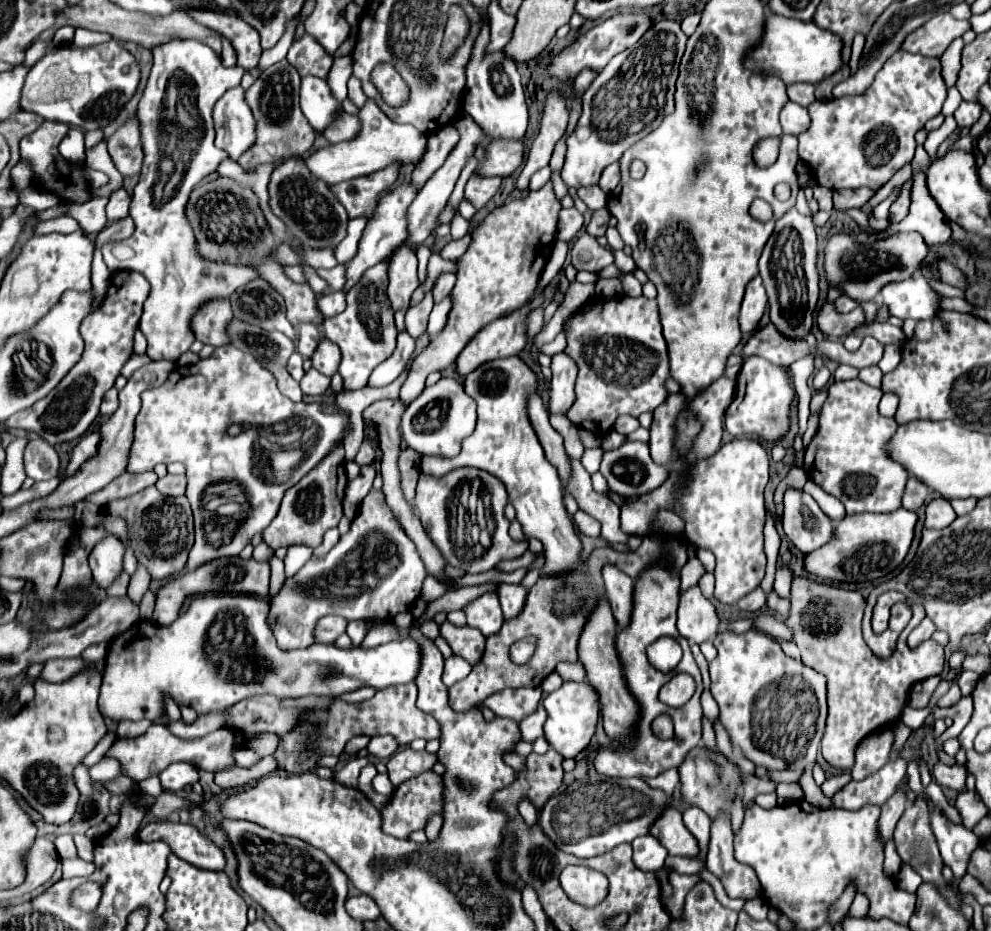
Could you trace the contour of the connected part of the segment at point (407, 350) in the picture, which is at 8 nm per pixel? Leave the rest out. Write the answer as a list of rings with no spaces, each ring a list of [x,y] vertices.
[[[400,331],[398,333],[398,347],[396,351],[384,361],[380,363],[374,373],[370,375],[368,385],[370,387],[384,387],[390,385],[408,365],[408,361],[412,361],[412,353],[414,353],[414,339],[410,337],[408,331]]]

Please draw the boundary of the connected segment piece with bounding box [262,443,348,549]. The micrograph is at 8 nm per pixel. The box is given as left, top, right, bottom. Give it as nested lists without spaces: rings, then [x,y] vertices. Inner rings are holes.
[[[336,443],[334,449],[312,469],[308,471],[294,487],[290,487],[282,499],[280,513],[264,529],[264,541],[272,547],[290,547],[290,545],[308,545],[316,549],[322,543],[322,537],[328,529],[338,527],[342,519],[342,497],[346,489],[346,471],[344,471],[344,445]]]

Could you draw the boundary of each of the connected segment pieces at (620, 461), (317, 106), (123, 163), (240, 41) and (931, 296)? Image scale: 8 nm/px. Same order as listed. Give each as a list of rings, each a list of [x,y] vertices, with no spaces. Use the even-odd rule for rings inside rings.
[[[628,441],[620,449],[604,453],[600,473],[606,477],[610,491],[624,497],[650,493],[668,477],[668,471],[652,461],[648,445],[640,441]]]
[[[302,77],[300,107],[316,133],[324,133],[342,113],[342,103],[332,95],[328,83],[318,77]]]
[[[130,119],[108,139],[108,151],[116,169],[124,177],[134,177],[142,167],[142,149],[140,149],[140,125],[138,119]]]
[[[206,11],[206,13],[190,13],[198,23],[218,31],[226,39],[232,41],[232,47],[238,53],[238,67],[252,71],[262,55],[260,47],[260,37],[256,29],[246,25],[238,15],[228,15],[228,13],[218,13],[218,11]]]
[[[924,275],[914,279],[890,283],[880,291],[882,305],[888,307],[892,317],[898,319],[930,319],[938,311],[938,295],[928,287]]]

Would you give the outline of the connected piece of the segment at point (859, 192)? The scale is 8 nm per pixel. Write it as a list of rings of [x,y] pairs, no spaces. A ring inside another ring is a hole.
[[[867,187],[851,190],[843,189],[833,191],[833,205],[836,211],[846,211],[854,207],[862,207],[875,192]]]

